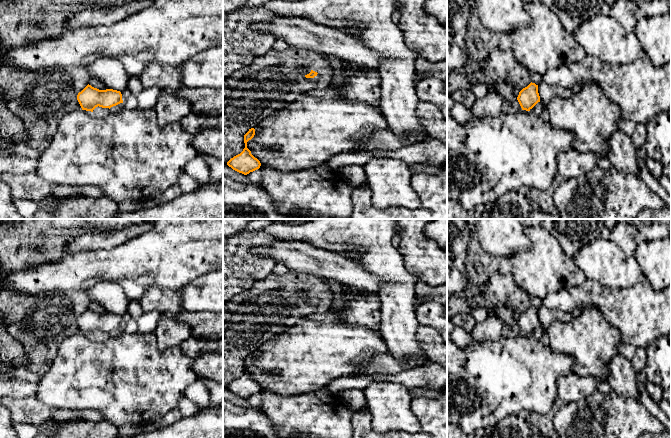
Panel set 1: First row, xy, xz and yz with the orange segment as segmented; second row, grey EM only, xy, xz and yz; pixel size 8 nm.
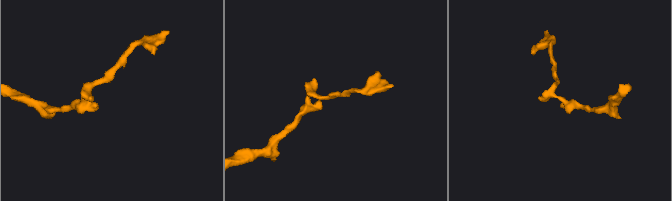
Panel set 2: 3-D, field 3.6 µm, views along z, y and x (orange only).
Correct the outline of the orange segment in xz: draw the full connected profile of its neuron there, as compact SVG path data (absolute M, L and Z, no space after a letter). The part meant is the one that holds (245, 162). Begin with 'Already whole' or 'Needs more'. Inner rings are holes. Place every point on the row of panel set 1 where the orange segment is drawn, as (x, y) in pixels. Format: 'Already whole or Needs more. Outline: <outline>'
Already whole. Outline: M249 129L249 131L244 135L245 148L240 154L234 156L227 162L227 165L229 167L244 175L247 175L250 172L259 169L261 166L260 161L257 158L255 158L251 154L251 151L247 148L247 142L251 140L254 137L254 135L255 129Z

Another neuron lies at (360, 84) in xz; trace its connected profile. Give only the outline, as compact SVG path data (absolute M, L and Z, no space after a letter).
M360 68L345 70L346 81L343 85L336 87L341 100L363 101L380 110L380 76L377 70L365 70Z

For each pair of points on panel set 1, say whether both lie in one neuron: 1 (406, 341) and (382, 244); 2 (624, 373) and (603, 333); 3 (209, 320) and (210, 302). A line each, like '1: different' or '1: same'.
1: same
2: different
3: different

